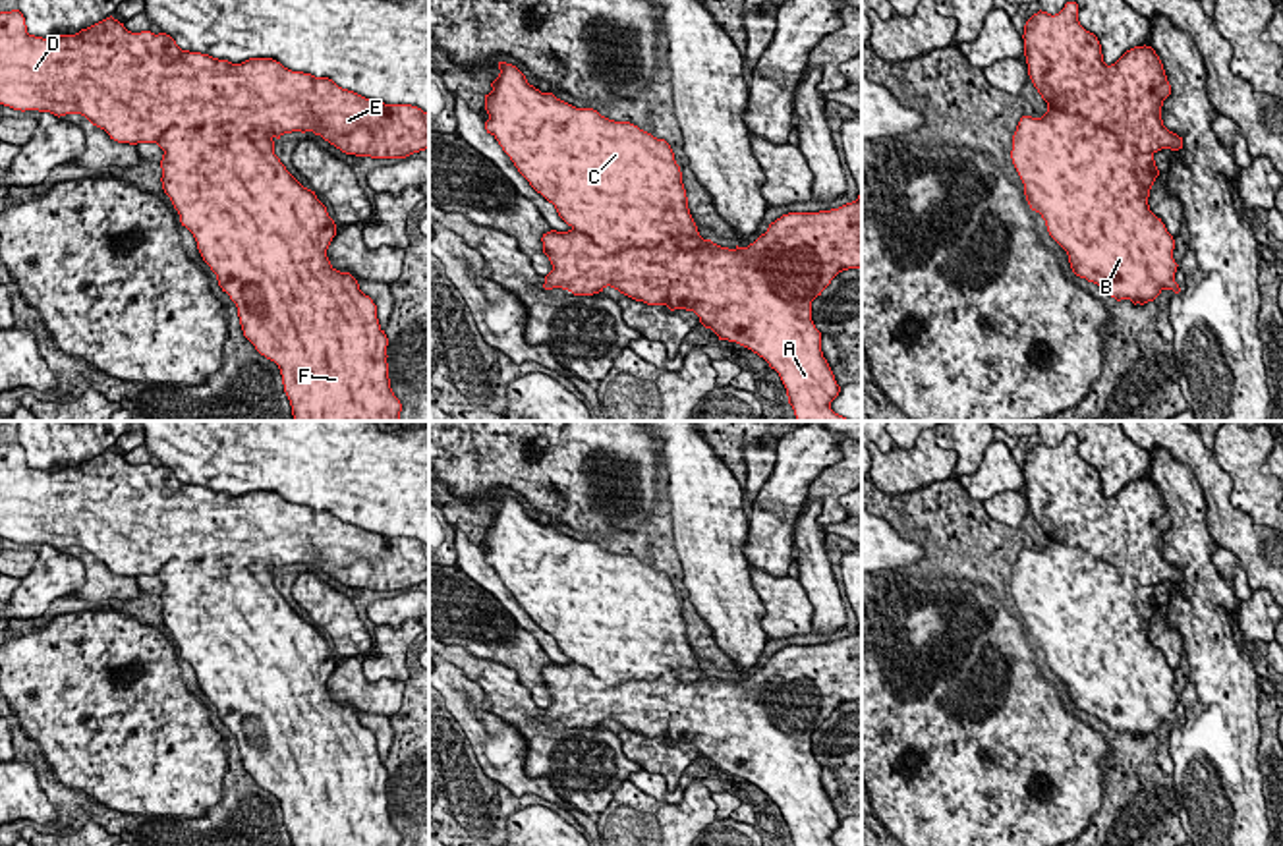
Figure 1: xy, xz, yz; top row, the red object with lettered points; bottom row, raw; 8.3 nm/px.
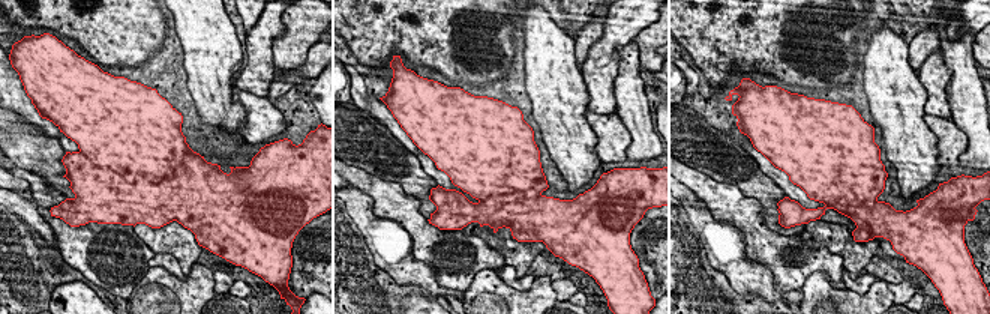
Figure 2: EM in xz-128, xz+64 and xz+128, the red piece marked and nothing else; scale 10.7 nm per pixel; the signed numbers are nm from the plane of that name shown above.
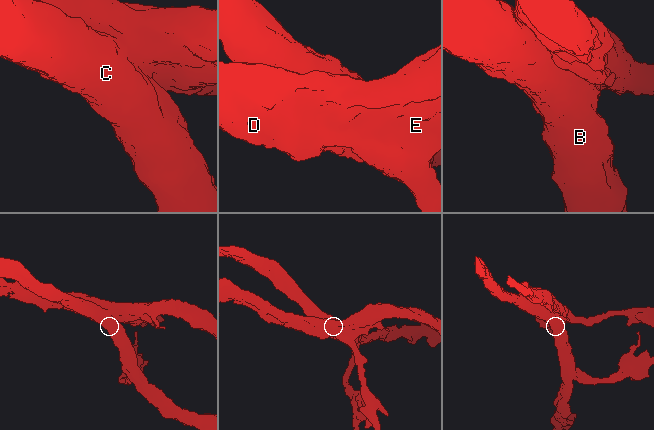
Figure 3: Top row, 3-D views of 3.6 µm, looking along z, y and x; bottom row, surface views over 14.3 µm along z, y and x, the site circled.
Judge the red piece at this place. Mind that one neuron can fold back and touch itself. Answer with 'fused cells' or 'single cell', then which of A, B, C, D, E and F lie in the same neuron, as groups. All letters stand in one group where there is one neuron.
fused cells | A D E / B C F

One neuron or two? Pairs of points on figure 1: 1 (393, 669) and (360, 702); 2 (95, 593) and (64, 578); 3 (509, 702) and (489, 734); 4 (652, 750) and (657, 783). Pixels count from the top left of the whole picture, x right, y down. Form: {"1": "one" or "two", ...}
{"1": "two", "2": "two", "3": "two", "4": "two"}

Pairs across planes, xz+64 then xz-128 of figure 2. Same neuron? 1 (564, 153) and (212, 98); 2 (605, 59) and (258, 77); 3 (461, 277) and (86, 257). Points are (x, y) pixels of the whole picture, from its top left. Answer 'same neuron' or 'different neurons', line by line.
1: same neuron
2: same neuron
3: same neuron

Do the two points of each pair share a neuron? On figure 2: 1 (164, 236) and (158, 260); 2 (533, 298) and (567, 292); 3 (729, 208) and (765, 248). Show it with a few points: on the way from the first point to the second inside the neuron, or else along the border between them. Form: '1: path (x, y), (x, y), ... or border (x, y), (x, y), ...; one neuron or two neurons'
1: border (156, 253), (170, 253), (177, 260), (185, 277); two neurons
2: border (551, 281), (557, 298); two neurons
3: path (740, 218), (759, 238); one neuron

